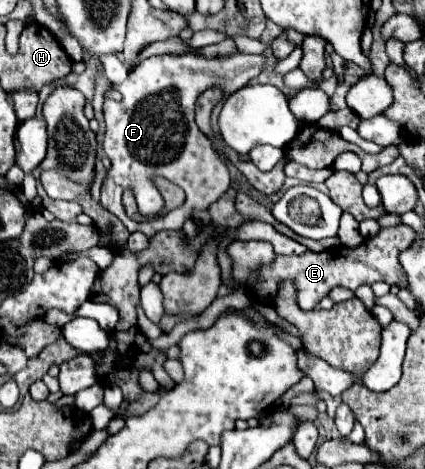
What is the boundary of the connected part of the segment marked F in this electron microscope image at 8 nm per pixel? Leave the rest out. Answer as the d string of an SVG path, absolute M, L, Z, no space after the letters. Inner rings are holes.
M193 51L157 55L131 69L123 83L111 85L111 89L117 89L123 95L123 101L105 99L103 103L103 119L107 125L103 147L105 155L111 159L111 167L101 185L101 205L119 217L129 231L141 231L147 237L153 237L163 229L181 229L195 209L207 209L215 203L229 189L231 179L229 169L213 149L213 143L195 125L195 101L211 87L219 87L223 95L231 95L259 77L263 67L265 55L247 55L239 51L227 57L203 57ZM155 175L163 175L179 185L185 191L187 201L173 211L151 217L149 221L131 221L121 203L123 189L143 189L141 199L145 199L145 193L153 191L151 179Z

